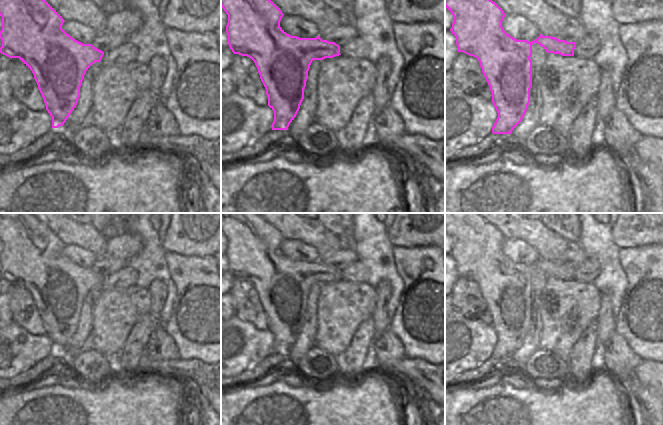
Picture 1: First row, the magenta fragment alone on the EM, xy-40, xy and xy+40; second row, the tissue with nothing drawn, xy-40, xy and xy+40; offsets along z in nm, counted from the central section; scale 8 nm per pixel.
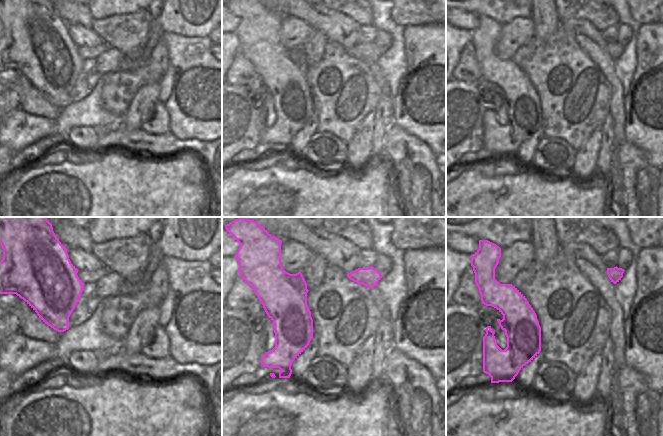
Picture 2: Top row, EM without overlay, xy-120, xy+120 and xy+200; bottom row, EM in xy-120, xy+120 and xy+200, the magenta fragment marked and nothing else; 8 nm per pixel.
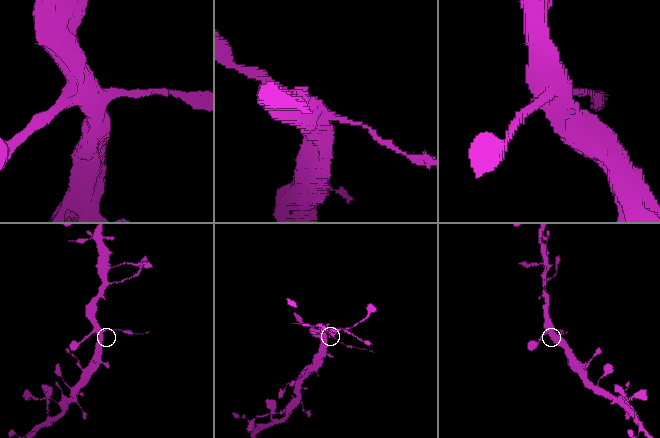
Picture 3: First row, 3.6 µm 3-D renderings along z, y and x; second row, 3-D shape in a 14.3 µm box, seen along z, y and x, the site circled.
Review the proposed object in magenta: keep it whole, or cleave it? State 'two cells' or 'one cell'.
two cells

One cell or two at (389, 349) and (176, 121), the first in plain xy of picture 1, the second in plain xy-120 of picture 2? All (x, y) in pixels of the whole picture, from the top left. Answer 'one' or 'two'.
two

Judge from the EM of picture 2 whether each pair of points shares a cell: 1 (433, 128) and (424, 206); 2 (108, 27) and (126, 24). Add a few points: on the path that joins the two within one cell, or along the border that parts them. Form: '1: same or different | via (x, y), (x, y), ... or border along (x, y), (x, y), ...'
1: different | border along (412, 135), (419, 138), (435, 156)
2: same | via (112, 27), (122, 27)

